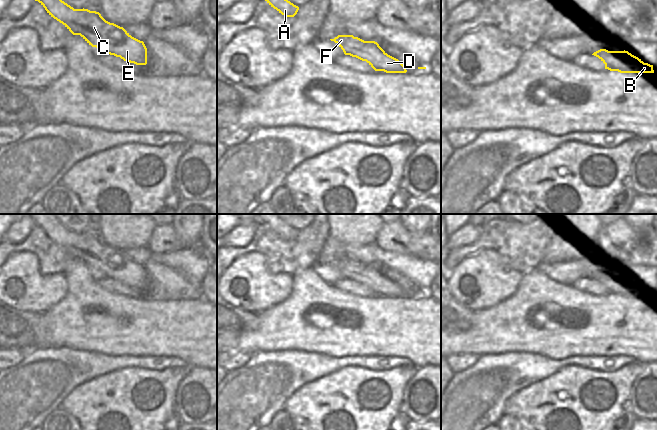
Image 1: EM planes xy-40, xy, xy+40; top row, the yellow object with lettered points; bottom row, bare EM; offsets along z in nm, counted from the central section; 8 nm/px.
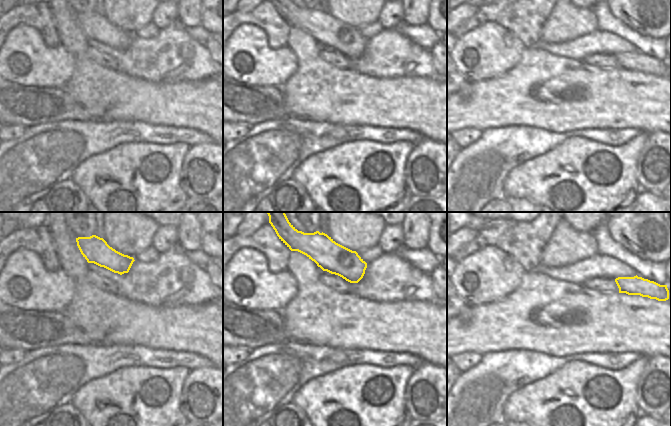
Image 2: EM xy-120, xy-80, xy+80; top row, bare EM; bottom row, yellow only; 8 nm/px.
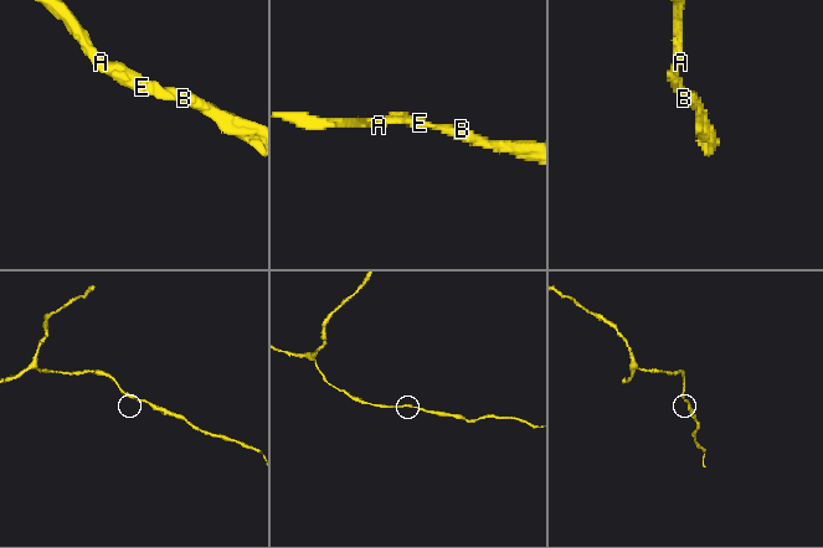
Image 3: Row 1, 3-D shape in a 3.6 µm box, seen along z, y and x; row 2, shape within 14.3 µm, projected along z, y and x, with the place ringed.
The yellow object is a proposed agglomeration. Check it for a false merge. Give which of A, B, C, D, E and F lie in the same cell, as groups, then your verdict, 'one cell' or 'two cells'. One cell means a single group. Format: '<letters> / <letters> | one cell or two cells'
A B C D E F | one cell

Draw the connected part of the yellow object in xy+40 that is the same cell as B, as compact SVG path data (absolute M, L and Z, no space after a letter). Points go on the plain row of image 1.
M600 273L592 279L598 281L604 288L605 293L620 297L654 297L653 289L644 287L638 281L628 275L608 275Z

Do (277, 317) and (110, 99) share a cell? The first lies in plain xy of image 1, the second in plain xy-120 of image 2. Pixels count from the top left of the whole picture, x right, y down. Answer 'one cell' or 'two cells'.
one cell

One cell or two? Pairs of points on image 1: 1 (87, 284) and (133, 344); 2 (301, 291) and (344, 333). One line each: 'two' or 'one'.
1: one
2: one

